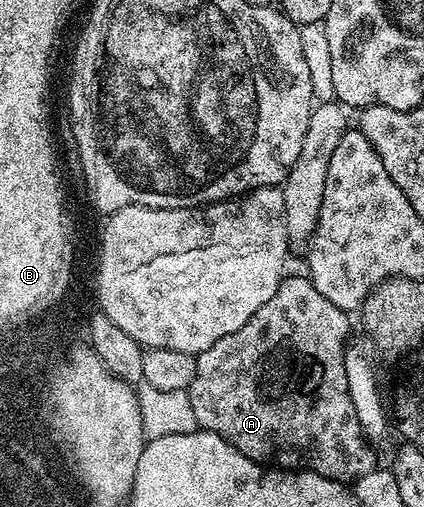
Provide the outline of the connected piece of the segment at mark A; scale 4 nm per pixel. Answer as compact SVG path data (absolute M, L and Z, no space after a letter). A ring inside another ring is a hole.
M285 276L280 282L278 291L274 291L273 297L267 303L262 303L262 307L258 307L258 311L254 311L254 315L250 315L250 319L242 323L242 327L238 327L238 331L230 331L230 335L222 335L222 339L218 339L214 347L206 347L206 351L195 354L194 383L190 383L187 391L190 395L190 404L194 407L194 419L197 426L205 433L216 433L222 439L226 439L226 443L242 451L242 455L246 455L251 461L257 461L259 465L265 467L317 473L326 479L341 483L354 483L362 475L370 475L370 471L378 468L376 453L372 450L375 448L364 436L364 429L358 423L358 415L354 411L354 403L350 399L350 391L346 383L344 351L350 341L348 317L349 314L345 310L334 307L334 303L330 303L330 299L326 299L324 295L318 295L318 291L312 286L307 276Z

